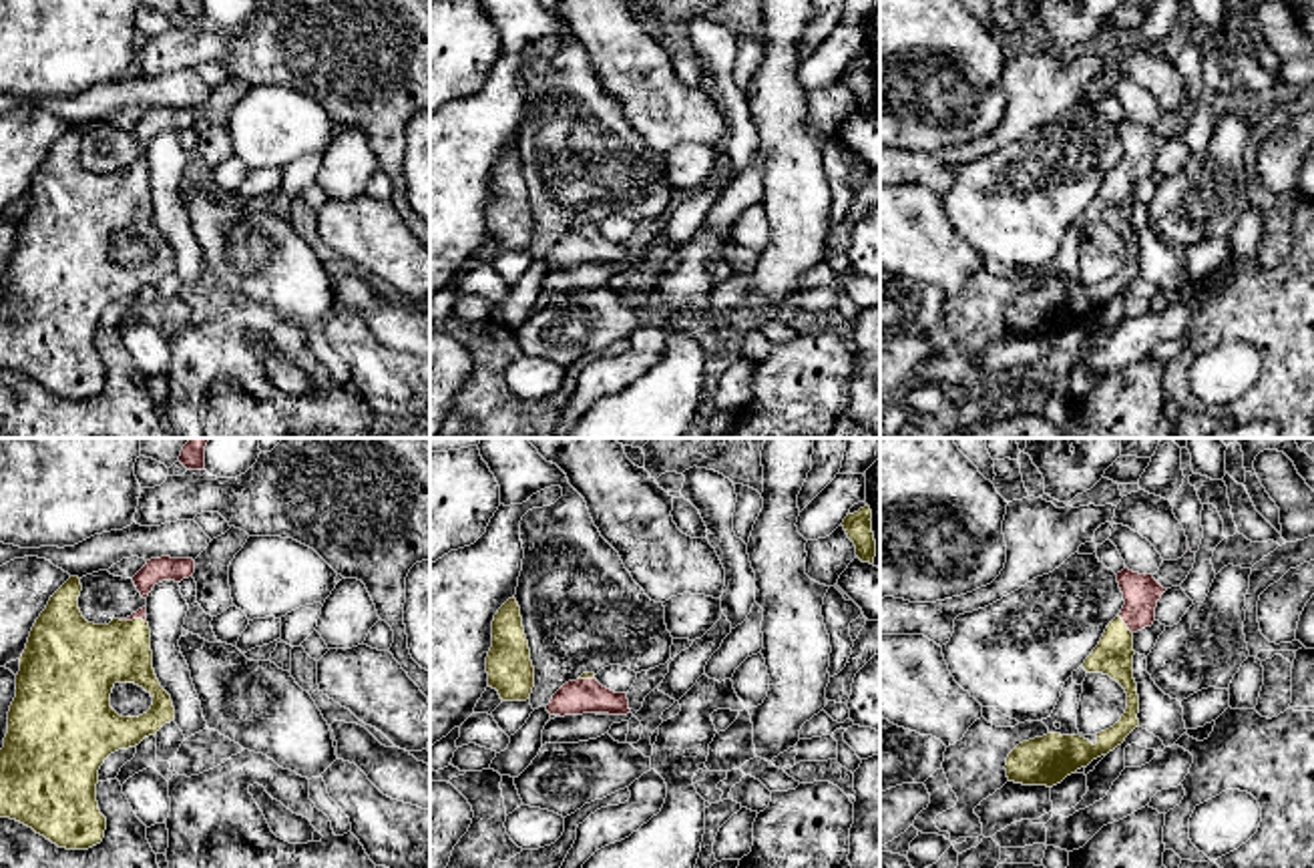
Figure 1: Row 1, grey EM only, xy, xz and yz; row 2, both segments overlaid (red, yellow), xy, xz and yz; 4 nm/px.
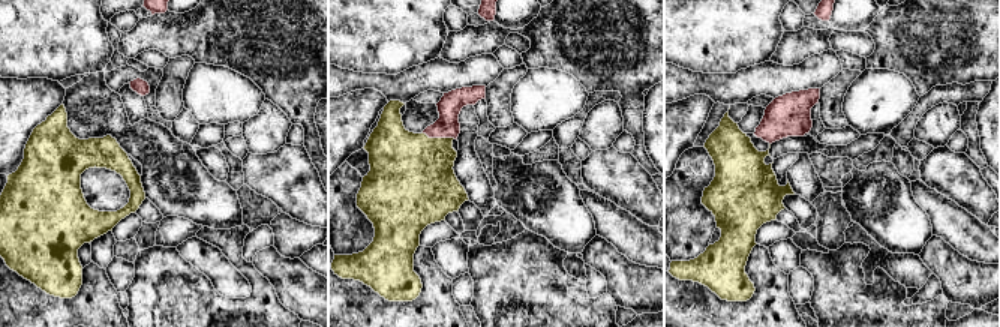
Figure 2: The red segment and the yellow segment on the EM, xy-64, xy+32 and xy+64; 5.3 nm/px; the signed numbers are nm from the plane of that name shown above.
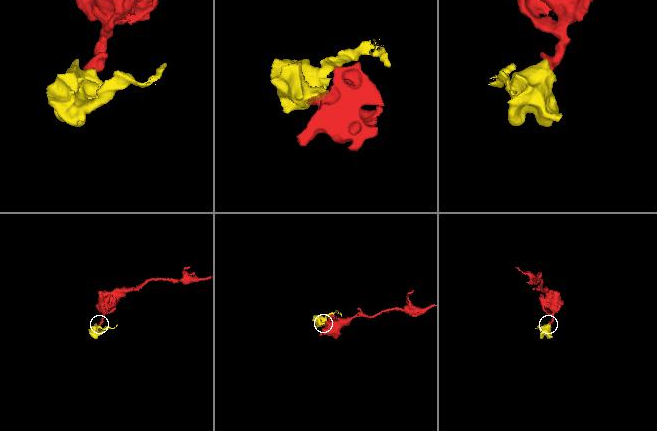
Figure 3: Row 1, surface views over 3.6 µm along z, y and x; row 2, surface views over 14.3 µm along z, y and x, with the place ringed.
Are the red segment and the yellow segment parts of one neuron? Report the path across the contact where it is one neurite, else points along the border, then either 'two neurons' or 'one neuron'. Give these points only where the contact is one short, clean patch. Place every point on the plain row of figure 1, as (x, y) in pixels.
runs through yz (1140, 141), (1140, 159), (1126, 173), (1118, 185), (1114, 205); one neuron

